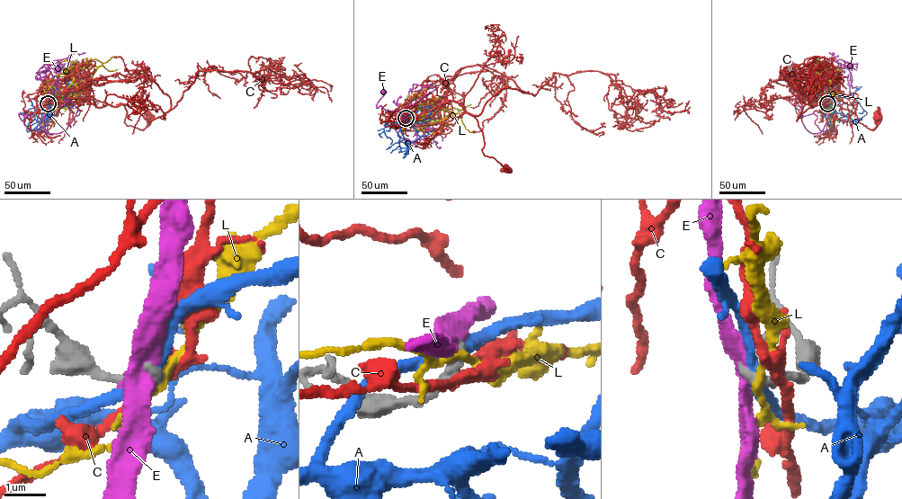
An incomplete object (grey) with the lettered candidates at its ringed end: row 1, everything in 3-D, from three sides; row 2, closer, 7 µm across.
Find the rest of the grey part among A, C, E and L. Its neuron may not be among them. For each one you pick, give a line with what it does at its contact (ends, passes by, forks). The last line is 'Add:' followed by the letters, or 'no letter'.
Add: no letter

